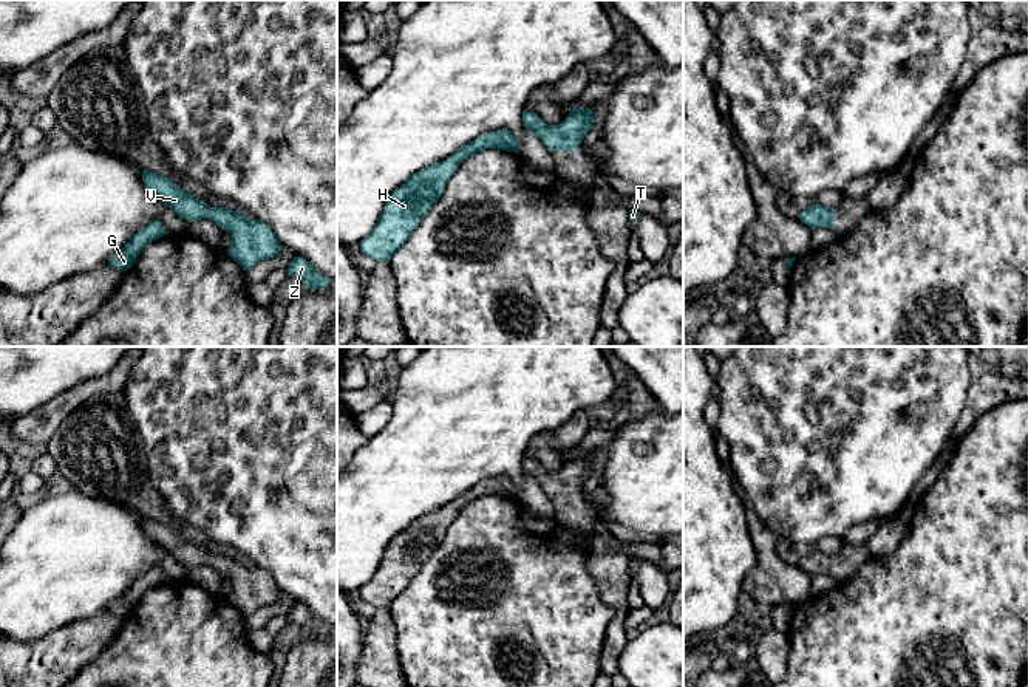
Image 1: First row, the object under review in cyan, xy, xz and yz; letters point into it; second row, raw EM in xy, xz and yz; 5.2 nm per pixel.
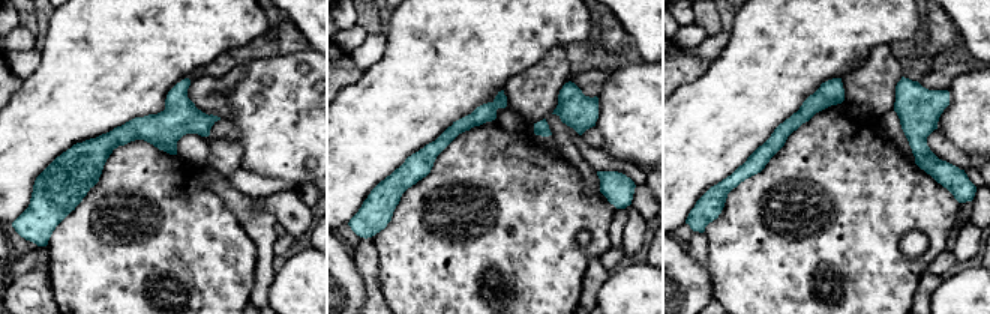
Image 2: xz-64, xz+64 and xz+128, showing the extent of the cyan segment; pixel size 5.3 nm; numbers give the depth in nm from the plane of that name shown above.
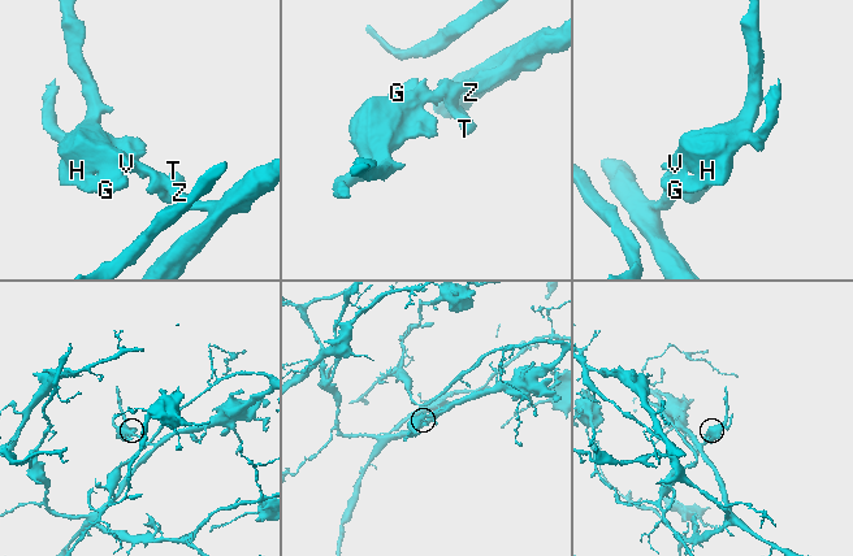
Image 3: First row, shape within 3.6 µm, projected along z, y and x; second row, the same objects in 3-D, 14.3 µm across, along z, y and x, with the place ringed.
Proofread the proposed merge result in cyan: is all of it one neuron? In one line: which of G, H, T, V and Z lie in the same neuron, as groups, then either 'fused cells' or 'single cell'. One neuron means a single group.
G H T V Z | single cell

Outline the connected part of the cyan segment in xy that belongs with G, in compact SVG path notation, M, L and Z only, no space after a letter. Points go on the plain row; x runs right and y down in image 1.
M159 566L150 568L144 572L139 579L136 579L131 586L116 599L110 607L108 611L114 613L116 616L127 617L133 613L136 605L139 603L141 597L151 588L159 586L167 580L164 571Z

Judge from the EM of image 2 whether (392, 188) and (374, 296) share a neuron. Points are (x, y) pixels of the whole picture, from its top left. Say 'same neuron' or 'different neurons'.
same neuron

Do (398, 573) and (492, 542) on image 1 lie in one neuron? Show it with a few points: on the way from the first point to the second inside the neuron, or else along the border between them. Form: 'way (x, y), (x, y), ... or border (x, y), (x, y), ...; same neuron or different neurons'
border (444, 533), (439, 545), (401, 591); different neurons

